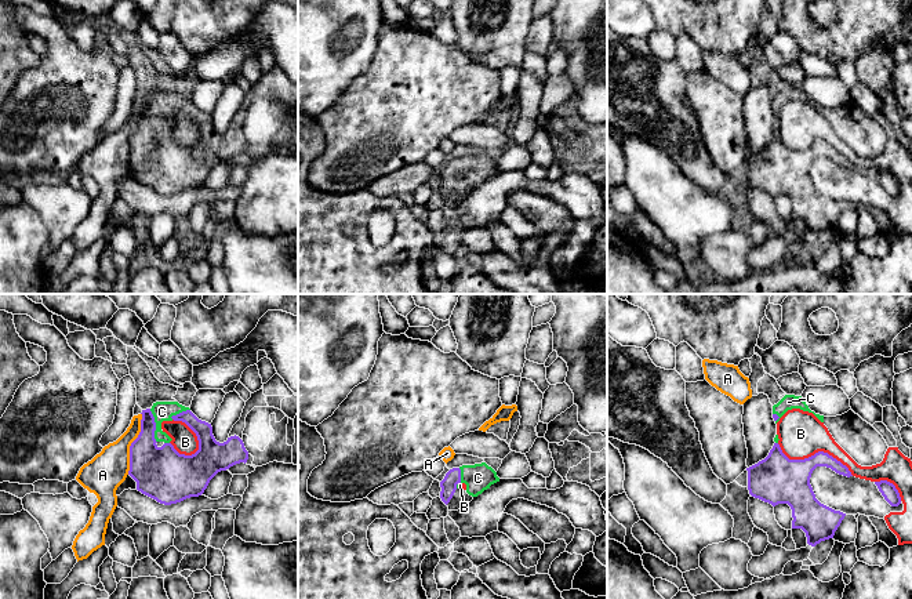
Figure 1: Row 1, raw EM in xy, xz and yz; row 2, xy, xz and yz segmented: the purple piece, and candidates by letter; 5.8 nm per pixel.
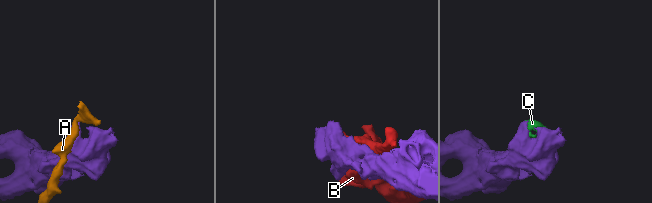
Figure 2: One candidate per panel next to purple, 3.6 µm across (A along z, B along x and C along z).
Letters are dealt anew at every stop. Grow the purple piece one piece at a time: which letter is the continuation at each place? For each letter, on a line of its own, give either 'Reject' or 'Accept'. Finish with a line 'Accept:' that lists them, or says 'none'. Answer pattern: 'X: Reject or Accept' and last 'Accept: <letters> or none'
A: Reject
B: Reject
C: Accept
Accept: C

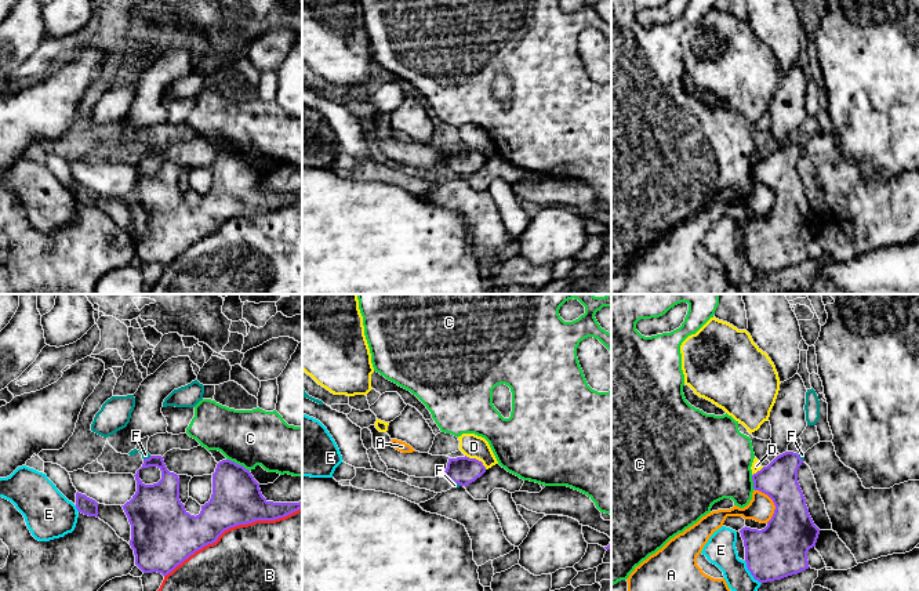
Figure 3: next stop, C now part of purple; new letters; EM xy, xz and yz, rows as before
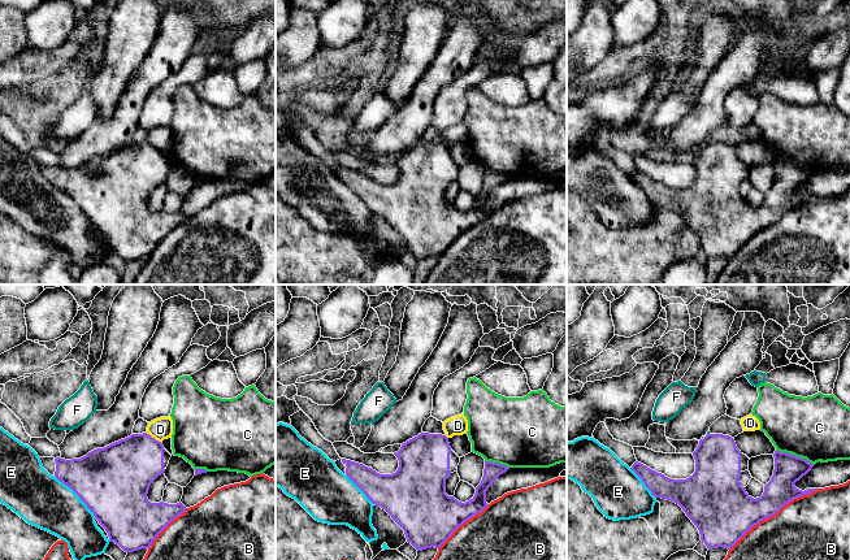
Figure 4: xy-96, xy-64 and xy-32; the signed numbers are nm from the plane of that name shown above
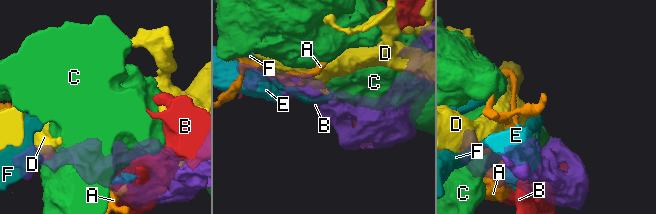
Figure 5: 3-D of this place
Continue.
A: Reject
B: Reject
C: Reject
D: Reject
E: Reject
F: Reject
Accept: none

